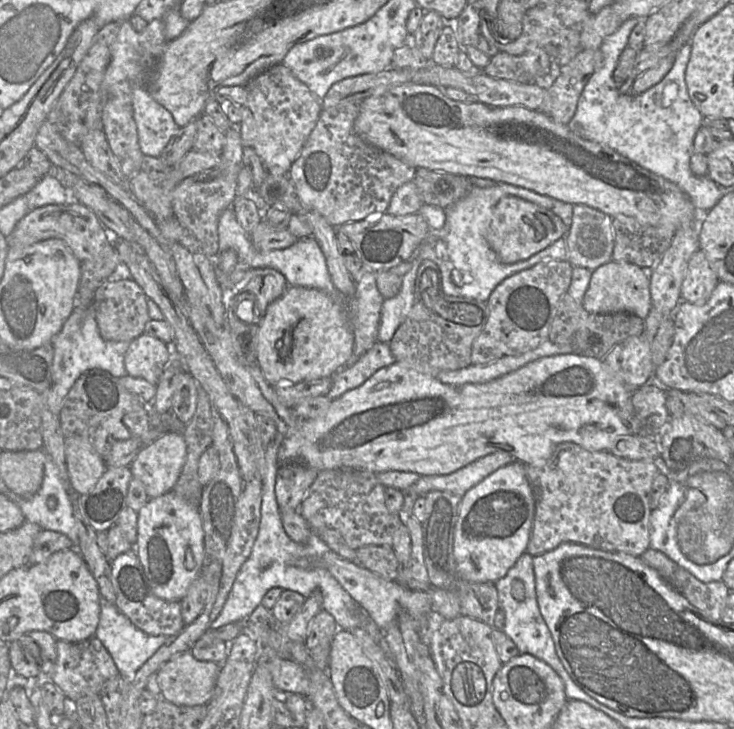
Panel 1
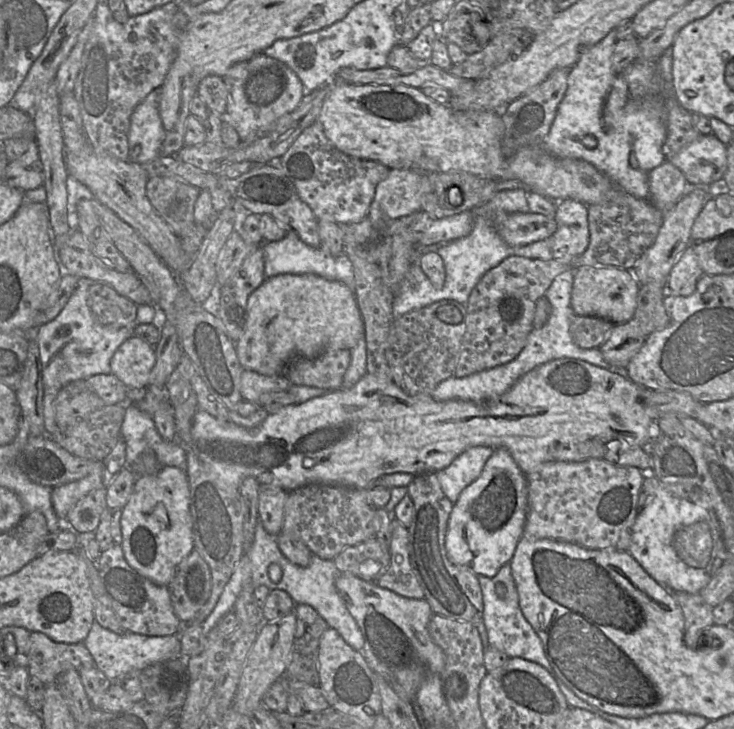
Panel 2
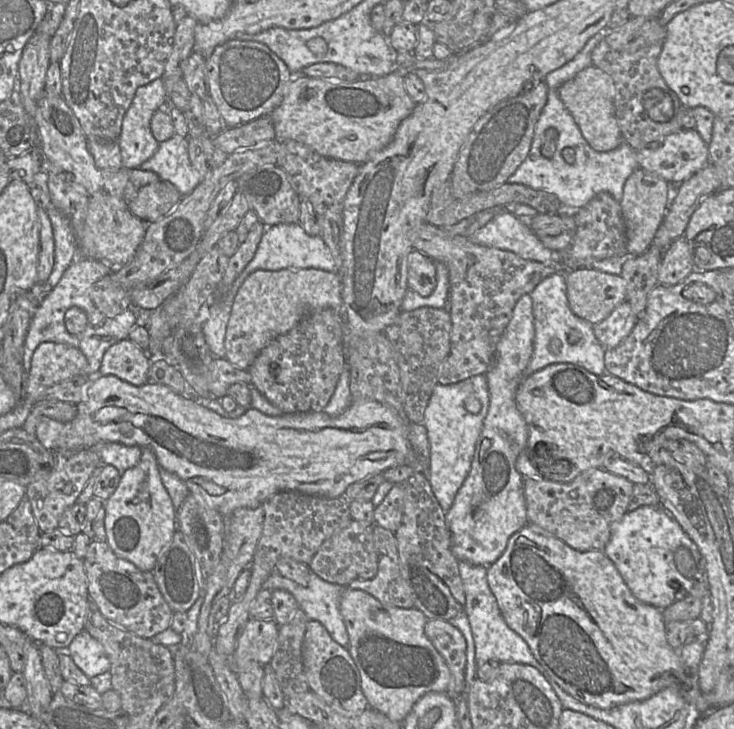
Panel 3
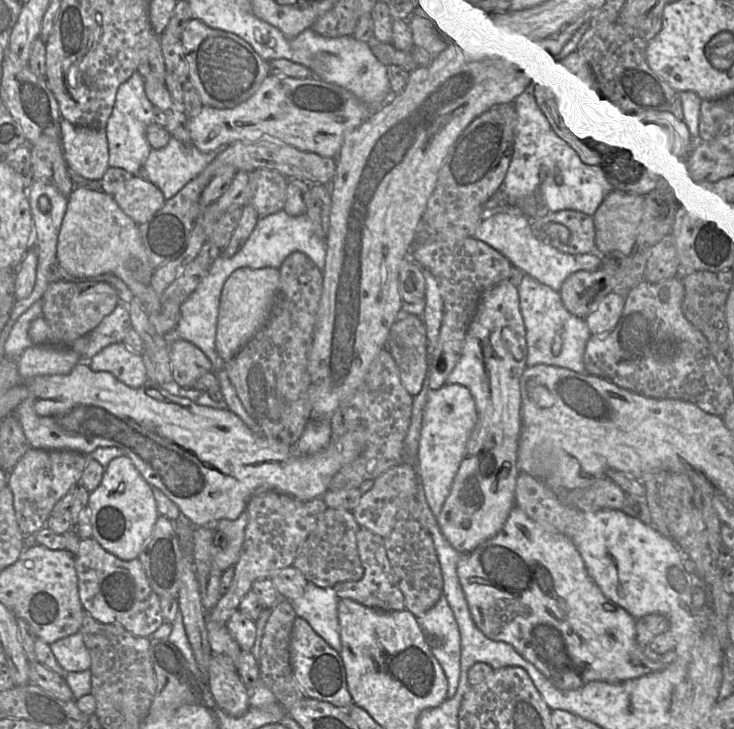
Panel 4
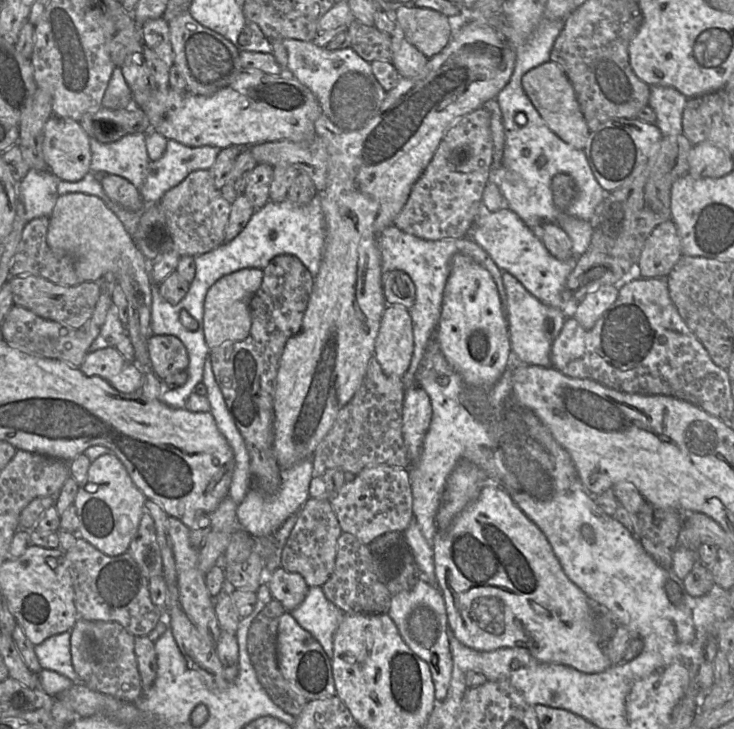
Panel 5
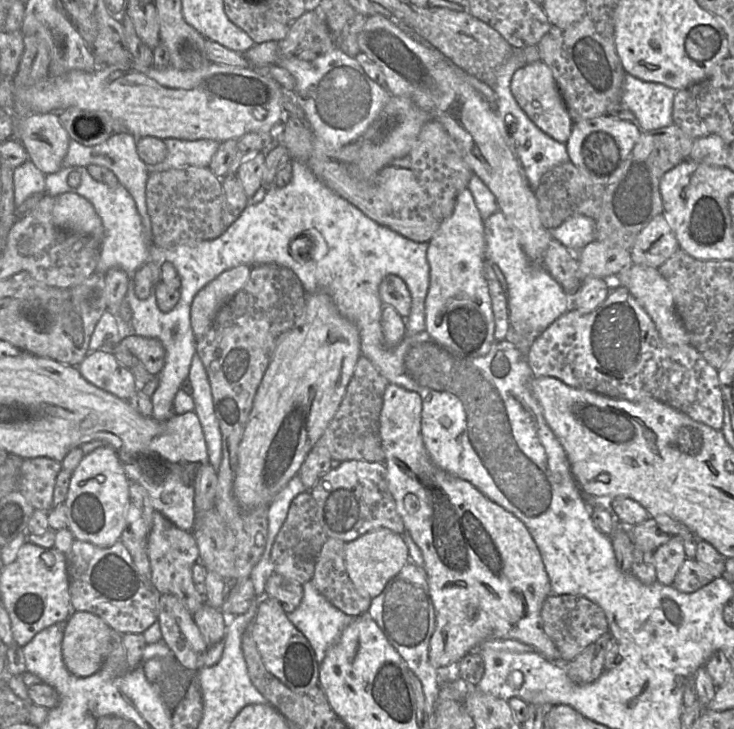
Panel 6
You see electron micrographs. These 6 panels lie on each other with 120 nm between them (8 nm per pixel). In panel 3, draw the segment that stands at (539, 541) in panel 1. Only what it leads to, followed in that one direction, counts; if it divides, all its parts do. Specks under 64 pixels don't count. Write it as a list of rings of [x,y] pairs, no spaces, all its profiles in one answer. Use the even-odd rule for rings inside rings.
[[[604,468],[586,470],[569,483],[524,477],[528,524],[547,531],[576,550],[603,551],[614,525],[628,512],[634,486]]]

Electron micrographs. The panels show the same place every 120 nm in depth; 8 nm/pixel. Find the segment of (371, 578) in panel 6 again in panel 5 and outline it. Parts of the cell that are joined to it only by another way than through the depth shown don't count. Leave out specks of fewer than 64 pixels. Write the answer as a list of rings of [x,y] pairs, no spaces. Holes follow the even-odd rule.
[[[388,532],[369,547],[378,560],[382,581],[392,595],[411,589],[422,578],[403,532]]]

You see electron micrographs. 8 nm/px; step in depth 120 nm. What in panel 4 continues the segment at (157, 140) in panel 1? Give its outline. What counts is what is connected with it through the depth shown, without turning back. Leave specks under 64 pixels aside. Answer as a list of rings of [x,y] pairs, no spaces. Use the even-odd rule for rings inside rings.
[[[135,72],[119,86],[112,113],[103,130],[108,141],[109,167],[121,168],[133,176],[138,176],[152,150],[146,132],[154,115],[155,108],[145,93],[144,77]]]

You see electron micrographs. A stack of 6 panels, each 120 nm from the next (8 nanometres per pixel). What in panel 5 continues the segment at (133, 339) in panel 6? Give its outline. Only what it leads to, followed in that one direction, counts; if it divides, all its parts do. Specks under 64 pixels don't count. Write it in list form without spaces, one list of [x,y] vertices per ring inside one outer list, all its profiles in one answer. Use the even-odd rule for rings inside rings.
[[[151,335],[147,348],[153,372],[160,378],[185,371],[189,365],[187,349],[173,335]]]

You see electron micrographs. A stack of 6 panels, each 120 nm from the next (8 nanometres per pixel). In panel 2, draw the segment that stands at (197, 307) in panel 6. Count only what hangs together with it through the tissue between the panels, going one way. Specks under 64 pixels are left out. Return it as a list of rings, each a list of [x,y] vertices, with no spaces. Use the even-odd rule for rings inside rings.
[[[282,274],[267,278],[248,298],[247,317],[242,337],[235,342],[238,359],[244,369],[265,376],[280,376],[286,366],[297,358],[314,358],[327,350],[351,350],[364,337],[364,323],[354,293],[345,284],[315,274]]]

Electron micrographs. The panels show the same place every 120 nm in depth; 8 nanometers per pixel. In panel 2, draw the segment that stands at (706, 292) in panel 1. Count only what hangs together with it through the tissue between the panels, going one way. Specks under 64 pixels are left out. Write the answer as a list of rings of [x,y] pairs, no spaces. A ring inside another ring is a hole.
[[[690,244],[673,265],[667,280],[667,289],[675,295],[689,296],[696,290],[697,282],[702,275],[704,272]]]

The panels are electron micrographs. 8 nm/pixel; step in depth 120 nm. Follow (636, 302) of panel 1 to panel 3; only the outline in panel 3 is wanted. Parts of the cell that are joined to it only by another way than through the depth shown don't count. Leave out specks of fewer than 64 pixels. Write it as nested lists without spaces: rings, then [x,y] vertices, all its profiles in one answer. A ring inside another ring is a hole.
[[[582,267],[565,273],[567,299],[574,314],[596,324],[627,299],[621,275]]]

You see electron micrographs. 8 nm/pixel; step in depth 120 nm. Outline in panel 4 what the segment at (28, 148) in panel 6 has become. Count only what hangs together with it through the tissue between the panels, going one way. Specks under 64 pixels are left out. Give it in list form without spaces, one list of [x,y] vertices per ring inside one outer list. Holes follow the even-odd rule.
[[[63,119],[61,122],[60,142],[68,170],[77,173],[89,181],[99,181],[108,170],[108,141],[103,130],[76,126]]]

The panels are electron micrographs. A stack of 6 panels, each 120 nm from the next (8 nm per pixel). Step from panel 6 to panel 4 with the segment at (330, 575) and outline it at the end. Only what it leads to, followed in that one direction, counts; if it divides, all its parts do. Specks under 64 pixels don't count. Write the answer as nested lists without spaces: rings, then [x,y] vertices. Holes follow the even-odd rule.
[[[366,528],[357,532],[357,548],[364,568],[364,575],[357,581],[339,582],[333,586],[339,599],[348,598],[369,608],[383,611],[401,611],[405,609],[405,599],[394,577],[385,549],[385,540]]]

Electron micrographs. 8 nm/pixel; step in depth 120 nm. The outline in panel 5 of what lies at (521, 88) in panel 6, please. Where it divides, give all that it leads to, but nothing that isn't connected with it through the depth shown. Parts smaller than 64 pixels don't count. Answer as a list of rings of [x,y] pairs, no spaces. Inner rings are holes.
[[[553,61],[545,62],[522,76],[522,87],[547,126],[564,142],[583,150],[591,127],[587,123],[575,90],[562,67]]]

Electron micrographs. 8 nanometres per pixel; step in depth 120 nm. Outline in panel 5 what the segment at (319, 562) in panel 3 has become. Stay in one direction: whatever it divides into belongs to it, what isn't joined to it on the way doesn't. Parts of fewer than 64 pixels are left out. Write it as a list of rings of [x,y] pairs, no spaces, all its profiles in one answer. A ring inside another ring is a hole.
[[[310,497],[297,514],[296,522],[281,550],[280,566],[300,574],[307,585],[321,587],[335,568],[337,540],[343,533],[328,500]]]

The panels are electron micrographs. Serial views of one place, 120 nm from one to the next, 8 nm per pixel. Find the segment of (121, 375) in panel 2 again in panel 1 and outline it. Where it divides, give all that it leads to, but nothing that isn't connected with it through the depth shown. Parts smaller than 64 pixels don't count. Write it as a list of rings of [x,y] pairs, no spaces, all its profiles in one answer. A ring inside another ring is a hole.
[[[142,333],[129,342],[125,353],[125,368],[127,375],[143,378],[149,382],[157,382],[167,364],[173,358],[173,348],[159,338]]]

